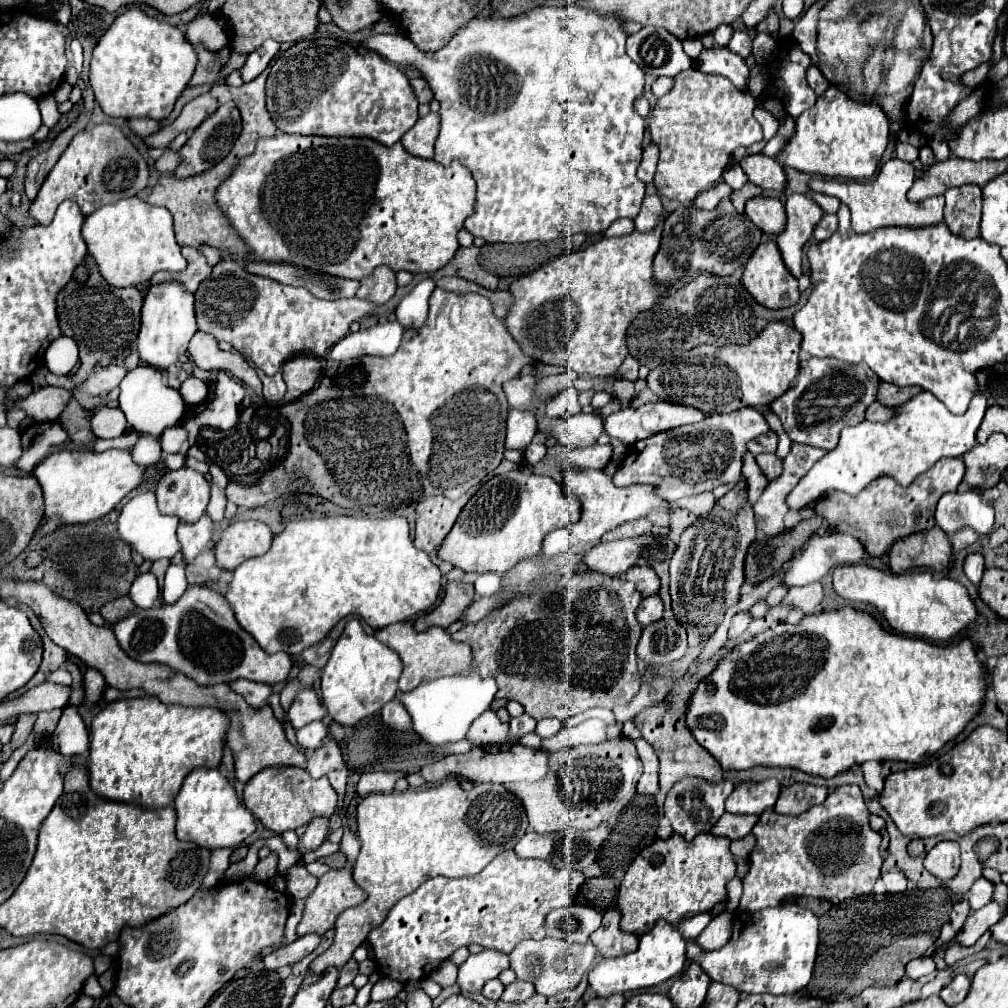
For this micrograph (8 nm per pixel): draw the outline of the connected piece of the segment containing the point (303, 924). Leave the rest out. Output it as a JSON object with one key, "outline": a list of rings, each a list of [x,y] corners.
{"outline":[[[331,869],[319,877],[317,887],[305,899],[303,919],[297,925],[297,937],[317,933],[323,935],[335,925],[339,913],[365,901],[365,891],[361,891],[351,873],[345,869]]]}

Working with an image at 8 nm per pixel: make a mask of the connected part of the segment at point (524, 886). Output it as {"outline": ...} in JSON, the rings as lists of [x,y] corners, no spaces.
{"outline":[[[513,851],[499,853],[481,873],[463,879],[433,877],[427,879],[415,893],[403,897],[387,915],[387,919],[367,935],[367,943],[379,963],[381,975],[399,983],[425,979],[435,967],[453,955],[463,945],[477,943],[485,949],[509,953],[523,939],[545,937],[545,915],[549,909],[571,905],[585,881],[583,873],[575,869],[555,869],[541,859],[517,859]]]}

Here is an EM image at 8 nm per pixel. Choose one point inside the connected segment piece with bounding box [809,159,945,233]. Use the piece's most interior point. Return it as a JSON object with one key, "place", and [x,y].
{"place":[882,202]}

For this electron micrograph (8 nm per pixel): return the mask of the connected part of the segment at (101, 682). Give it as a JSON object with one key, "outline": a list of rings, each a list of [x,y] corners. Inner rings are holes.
{"outline":[[[87,669],[83,675],[85,681],[85,705],[93,705],[101,699],[101,693],[105,689],[105,679],[101,671],[97,669]]]}

